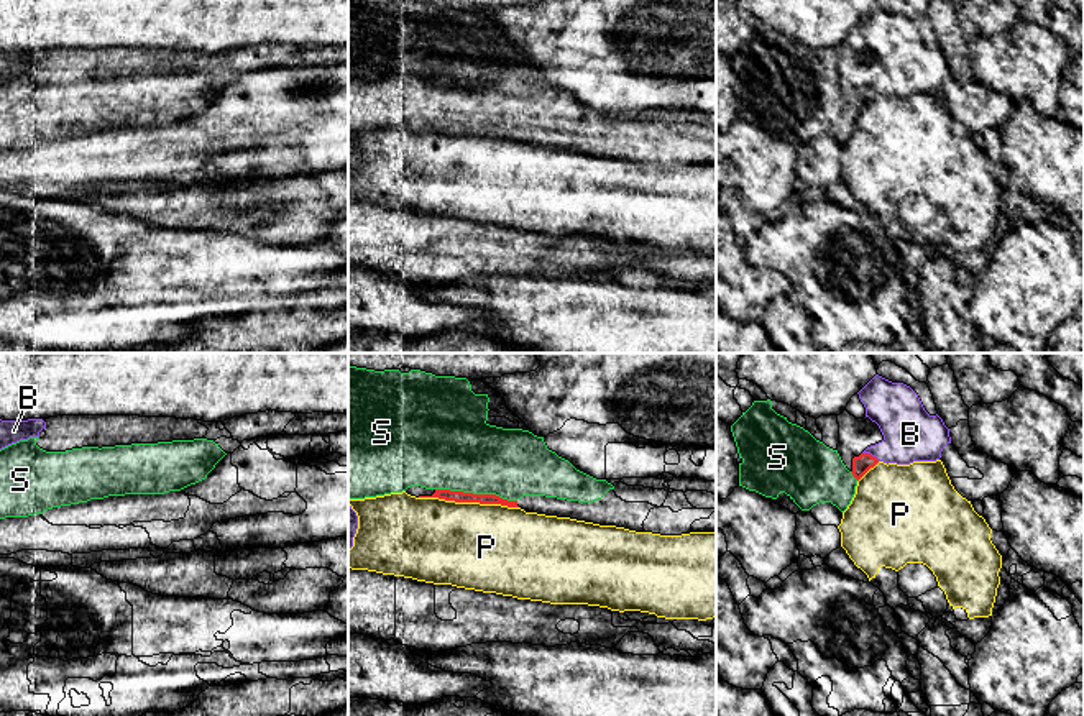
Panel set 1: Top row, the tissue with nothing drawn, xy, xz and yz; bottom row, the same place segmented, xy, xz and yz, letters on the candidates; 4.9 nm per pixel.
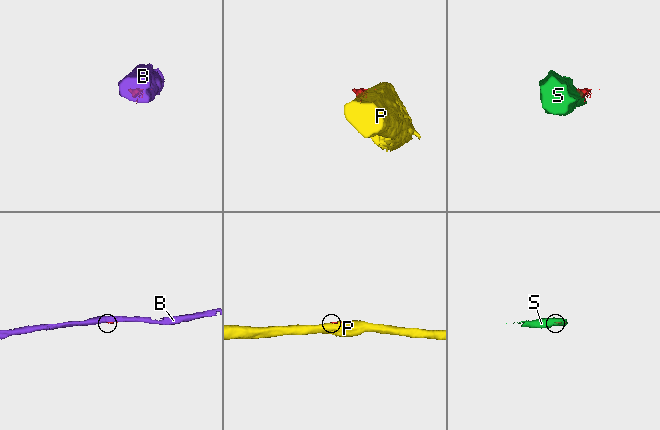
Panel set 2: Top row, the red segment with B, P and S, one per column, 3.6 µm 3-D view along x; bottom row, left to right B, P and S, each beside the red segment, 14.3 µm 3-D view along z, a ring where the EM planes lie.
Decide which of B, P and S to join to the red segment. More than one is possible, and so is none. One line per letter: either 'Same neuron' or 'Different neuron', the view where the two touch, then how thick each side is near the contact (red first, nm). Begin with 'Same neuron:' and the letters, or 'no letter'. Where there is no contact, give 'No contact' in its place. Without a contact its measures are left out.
Same neuron: S
B: Different neuron. Touches red in yz. Thickness 90 nm (red) against 280 nm
P: Different neuron. Touches red in xz. Thickness 60 nm (red) against 440 nm
S: Same neuron. Touches red in xz. Thickness 60 nm (red) against 400 nm

